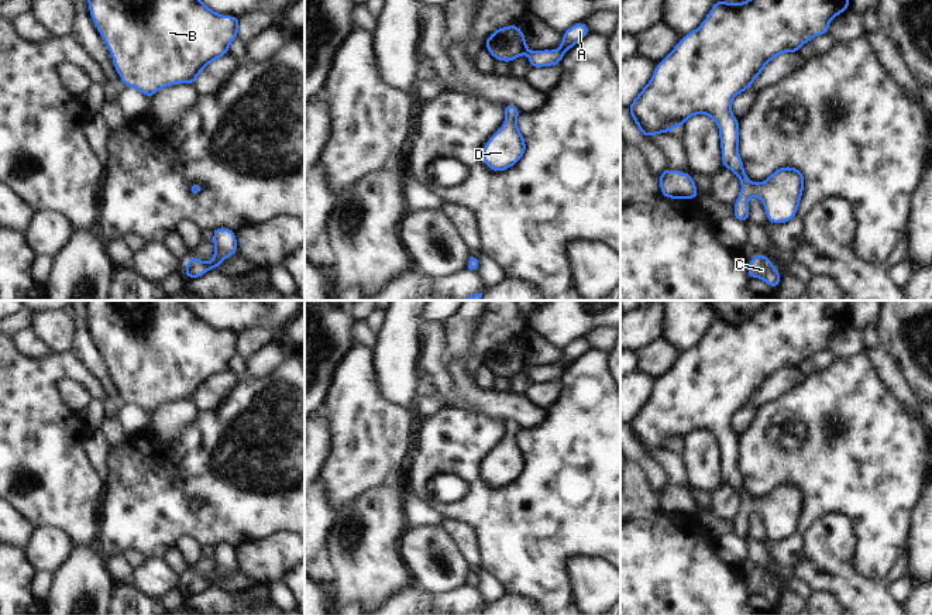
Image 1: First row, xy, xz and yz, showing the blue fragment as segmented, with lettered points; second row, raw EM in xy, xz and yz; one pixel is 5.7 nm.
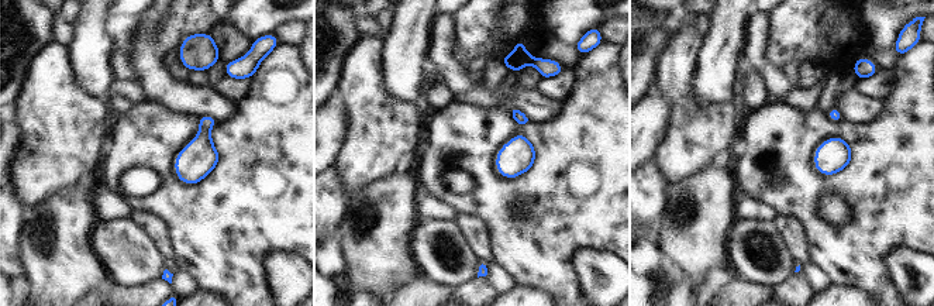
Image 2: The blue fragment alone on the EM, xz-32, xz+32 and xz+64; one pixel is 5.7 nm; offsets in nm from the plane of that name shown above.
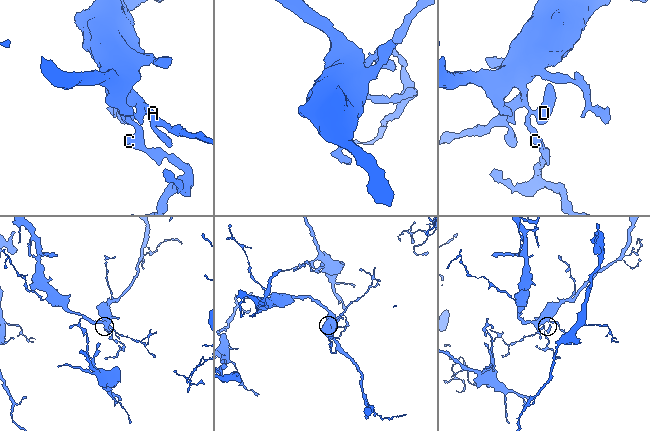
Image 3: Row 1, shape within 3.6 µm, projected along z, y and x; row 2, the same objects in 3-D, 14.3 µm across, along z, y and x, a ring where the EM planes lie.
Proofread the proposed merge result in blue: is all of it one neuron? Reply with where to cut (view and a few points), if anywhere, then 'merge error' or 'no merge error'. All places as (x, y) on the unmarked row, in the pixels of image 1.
no cut; no merge error

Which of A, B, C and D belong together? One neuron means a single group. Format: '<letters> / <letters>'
A B C D

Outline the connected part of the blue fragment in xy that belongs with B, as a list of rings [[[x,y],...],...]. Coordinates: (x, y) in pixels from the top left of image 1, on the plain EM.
[[[89,300],[86,315],[90,333],[111,370],[117,391],[125,403],[138,405],[148,416],[164,403],[195,401],[200,388],[227,371],[228,363],[238,354],[241,336],[209,324],[185,300]]]

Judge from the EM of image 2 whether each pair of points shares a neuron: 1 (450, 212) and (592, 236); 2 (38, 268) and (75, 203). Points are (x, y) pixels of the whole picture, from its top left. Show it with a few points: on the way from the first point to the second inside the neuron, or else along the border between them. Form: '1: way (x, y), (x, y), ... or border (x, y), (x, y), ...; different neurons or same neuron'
1: border (430, 192), (459, 210); different neurons
2: way (55, 253), (58, 250), (59, 233), (69, 220); same neuron

